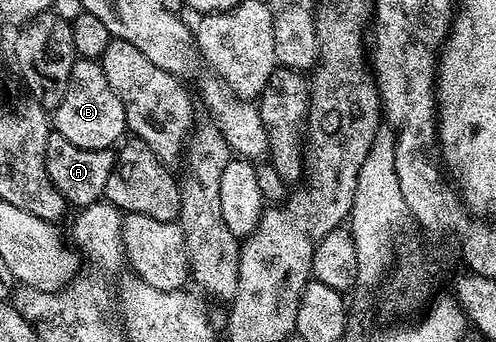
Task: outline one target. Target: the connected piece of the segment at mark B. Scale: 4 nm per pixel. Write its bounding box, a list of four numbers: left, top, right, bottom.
[54,59,128,152]

